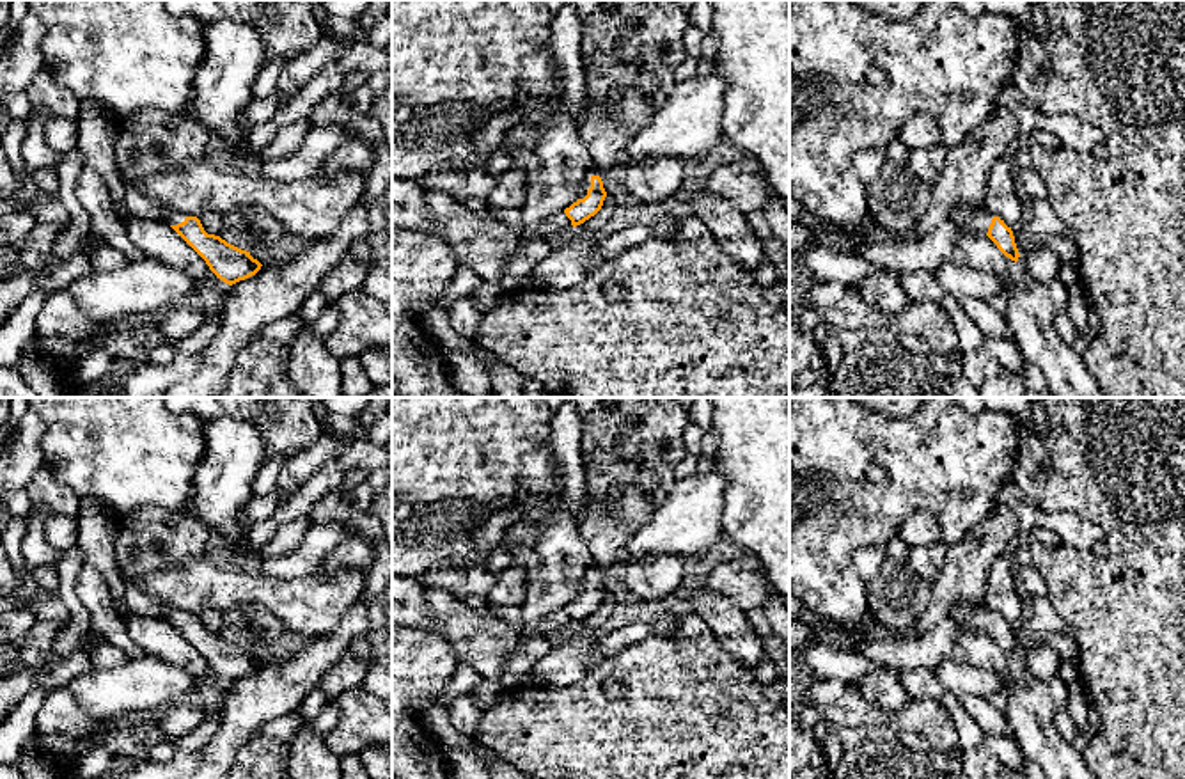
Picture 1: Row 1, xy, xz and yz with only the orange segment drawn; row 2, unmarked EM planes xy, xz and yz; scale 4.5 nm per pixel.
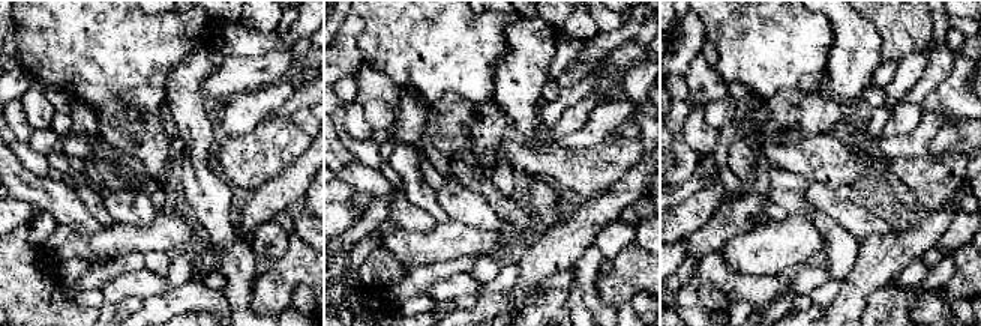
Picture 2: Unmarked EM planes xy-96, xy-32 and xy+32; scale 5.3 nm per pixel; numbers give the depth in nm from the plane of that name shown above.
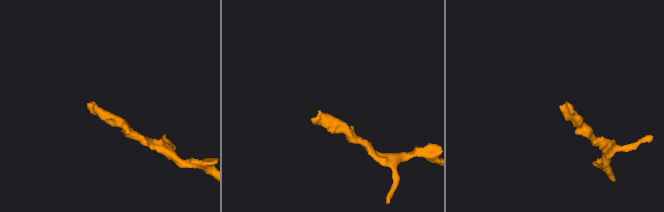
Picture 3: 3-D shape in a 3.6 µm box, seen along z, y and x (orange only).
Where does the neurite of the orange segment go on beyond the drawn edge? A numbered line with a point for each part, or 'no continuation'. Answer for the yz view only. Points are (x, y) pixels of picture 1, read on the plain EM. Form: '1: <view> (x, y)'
1: yz (978, 616)

